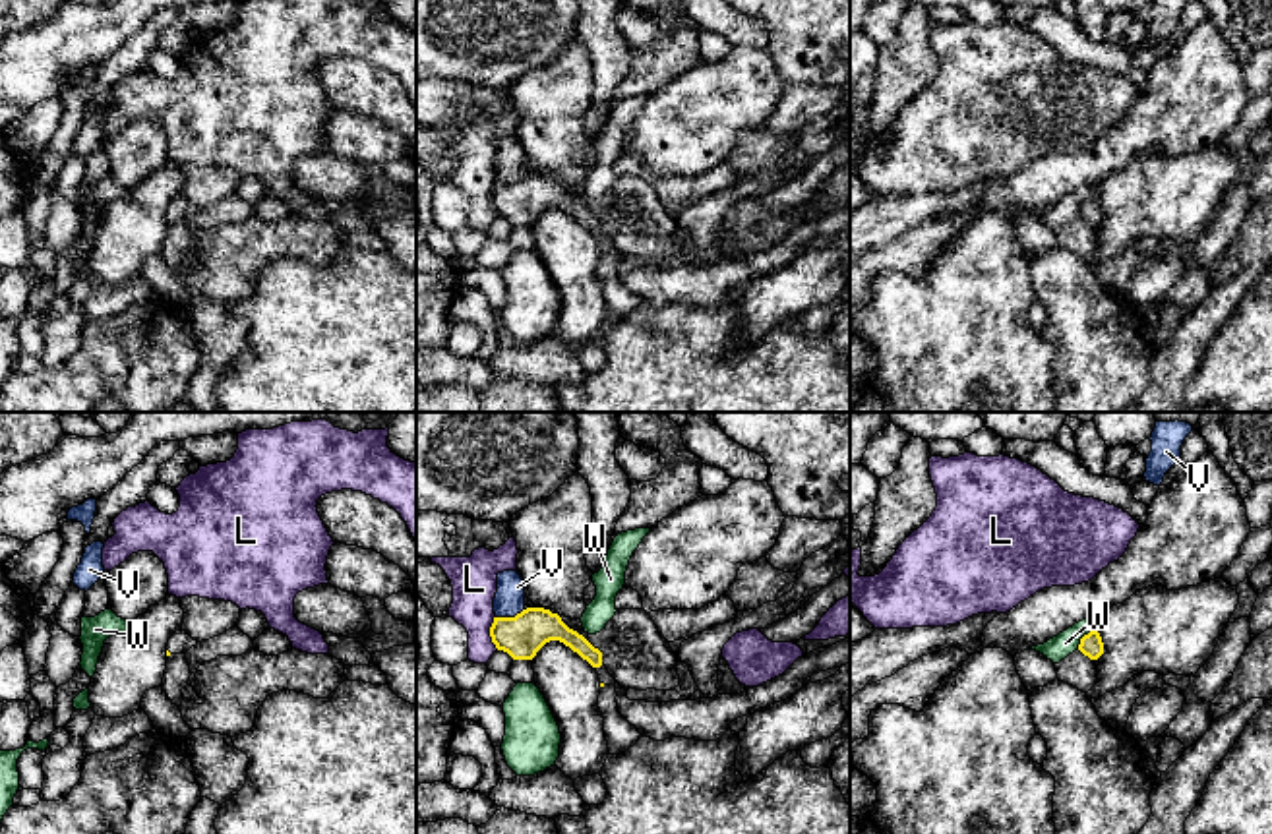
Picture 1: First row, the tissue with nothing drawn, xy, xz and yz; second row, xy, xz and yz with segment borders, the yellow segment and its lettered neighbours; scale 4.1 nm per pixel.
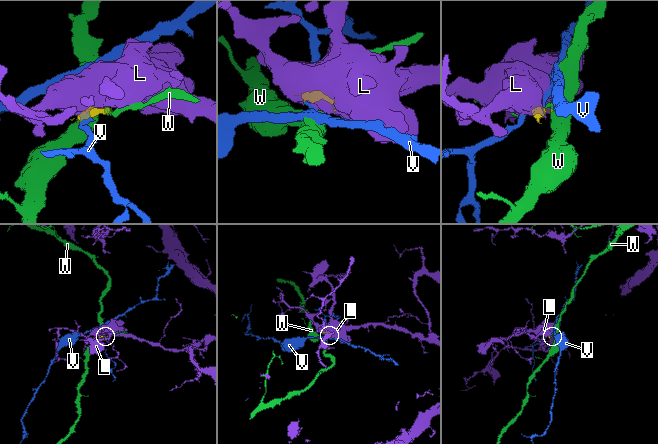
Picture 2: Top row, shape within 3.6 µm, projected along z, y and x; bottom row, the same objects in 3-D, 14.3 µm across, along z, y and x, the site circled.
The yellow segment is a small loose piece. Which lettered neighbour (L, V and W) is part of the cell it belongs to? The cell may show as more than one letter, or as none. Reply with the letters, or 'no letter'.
no letter

